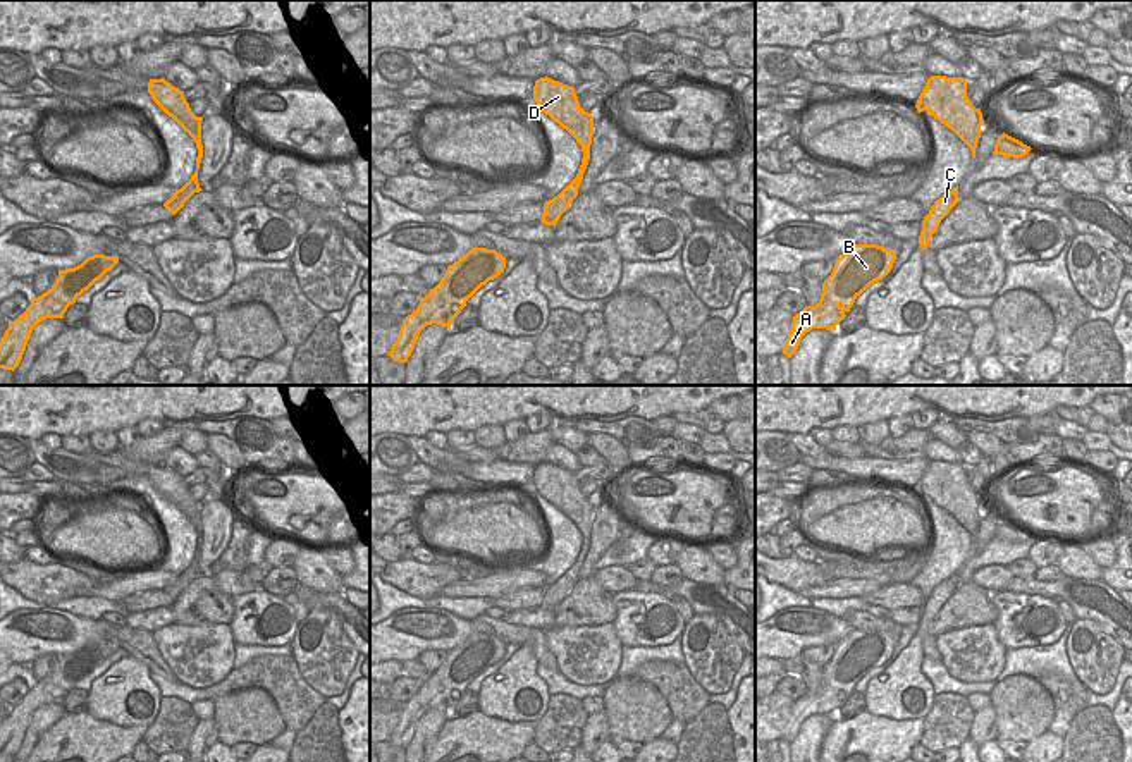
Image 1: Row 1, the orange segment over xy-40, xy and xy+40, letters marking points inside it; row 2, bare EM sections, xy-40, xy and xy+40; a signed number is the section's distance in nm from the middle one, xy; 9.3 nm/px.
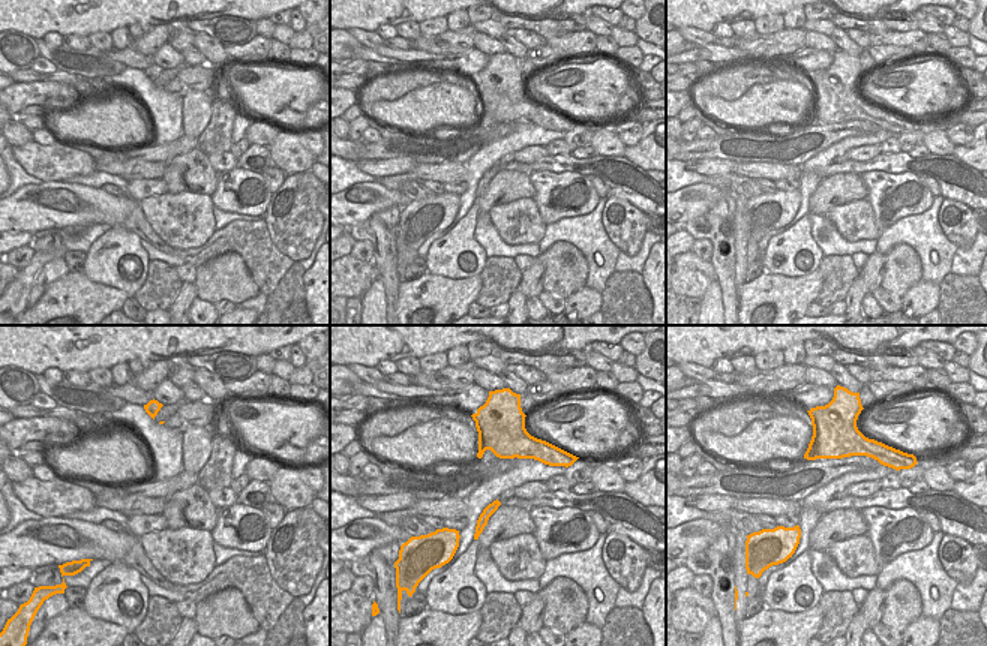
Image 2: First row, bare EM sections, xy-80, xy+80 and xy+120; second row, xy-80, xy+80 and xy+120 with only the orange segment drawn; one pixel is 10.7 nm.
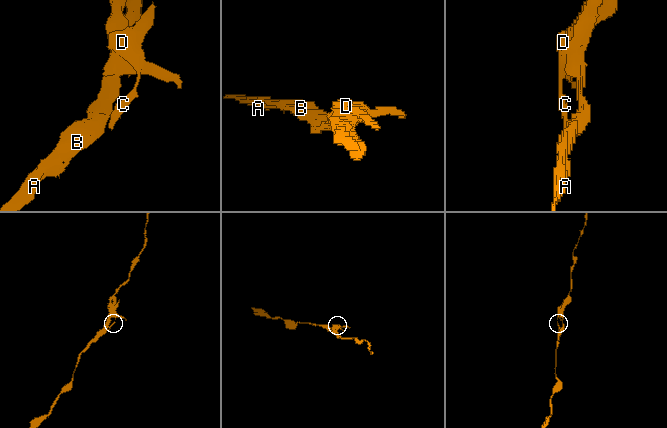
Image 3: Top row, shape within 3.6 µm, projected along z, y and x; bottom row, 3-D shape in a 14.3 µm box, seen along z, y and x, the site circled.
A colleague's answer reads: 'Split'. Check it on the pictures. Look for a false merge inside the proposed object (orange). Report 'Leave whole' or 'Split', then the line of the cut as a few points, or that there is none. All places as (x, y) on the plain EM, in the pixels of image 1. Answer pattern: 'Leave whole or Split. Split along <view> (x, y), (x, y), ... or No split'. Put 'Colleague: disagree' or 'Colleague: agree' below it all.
Leave whole. No split
Colleague: disagree

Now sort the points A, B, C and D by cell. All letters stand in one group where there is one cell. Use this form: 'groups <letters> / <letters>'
groups A B C D

